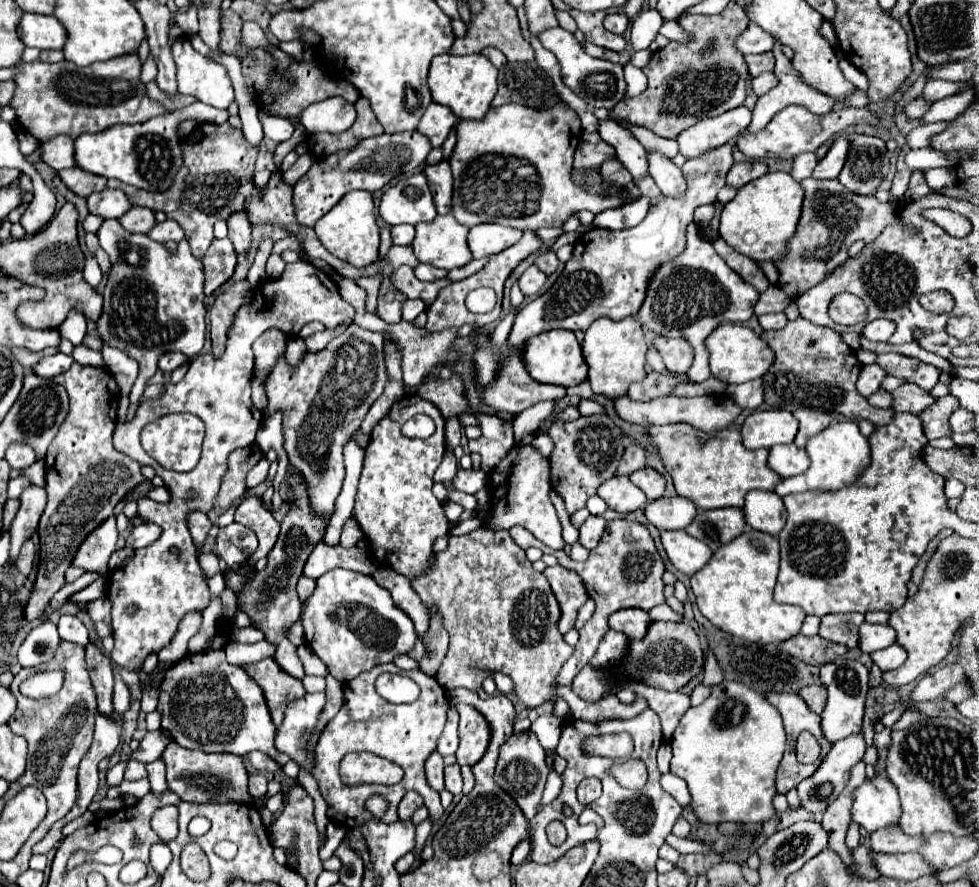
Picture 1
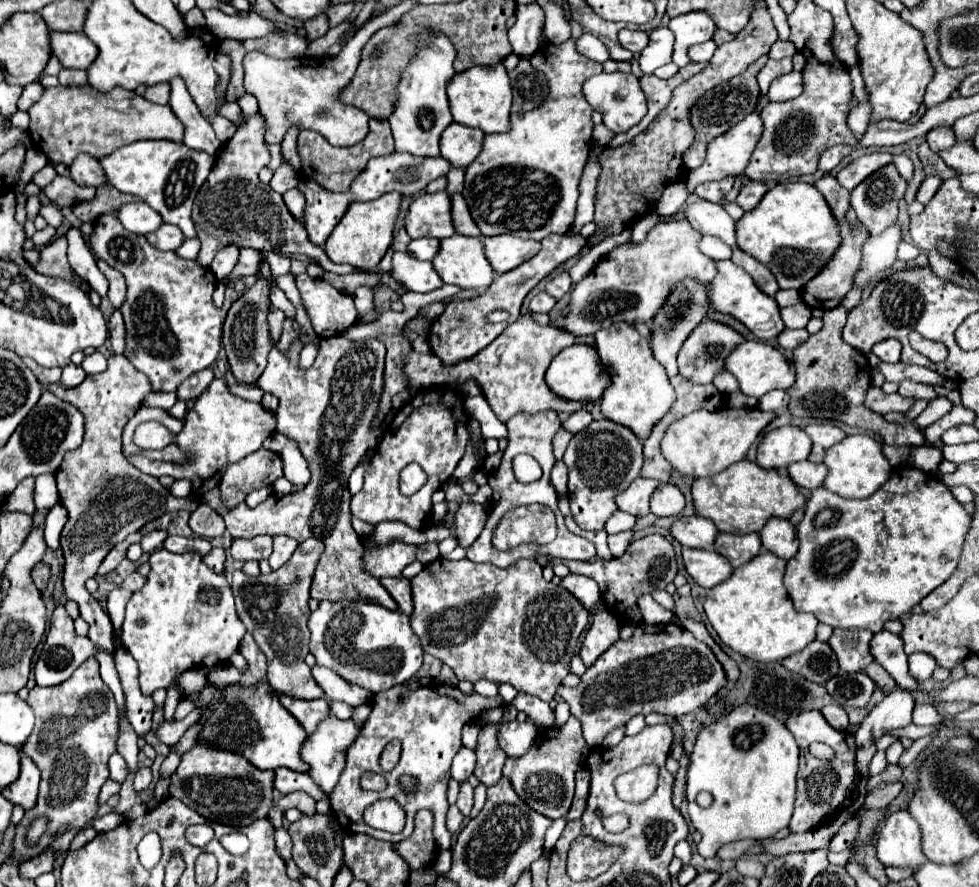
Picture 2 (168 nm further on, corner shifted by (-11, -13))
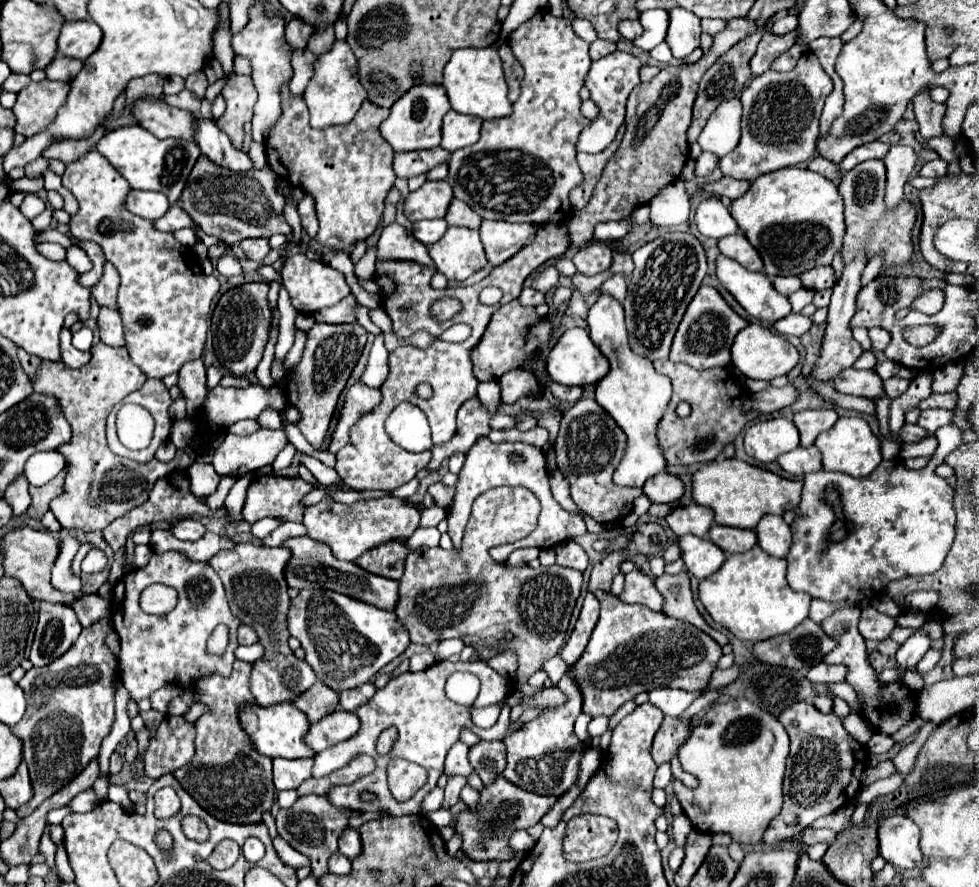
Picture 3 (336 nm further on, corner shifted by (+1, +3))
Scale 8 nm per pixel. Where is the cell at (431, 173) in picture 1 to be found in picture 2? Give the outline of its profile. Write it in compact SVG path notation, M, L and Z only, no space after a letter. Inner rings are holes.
M453 194L453 224L455 224L455 232L463 234L463 236L479 236L483 238L481 230L477 228L477 224L473 222L469 208L465 204L465 198L461 194Z

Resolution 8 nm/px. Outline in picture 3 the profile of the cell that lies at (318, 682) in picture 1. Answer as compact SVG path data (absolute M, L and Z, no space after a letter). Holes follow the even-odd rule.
M371 682L361 684L357 688L351 688L351 690L341 690L339 692L339 706L341 706L341 710L353 710L355 712L373 694L375 694L375 686Z

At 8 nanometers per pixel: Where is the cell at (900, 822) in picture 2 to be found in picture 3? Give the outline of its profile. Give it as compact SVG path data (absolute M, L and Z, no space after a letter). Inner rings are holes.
M889 814L879 820L879 854L897 868L917 868L923 864L919 850L919 828L907 816Z

